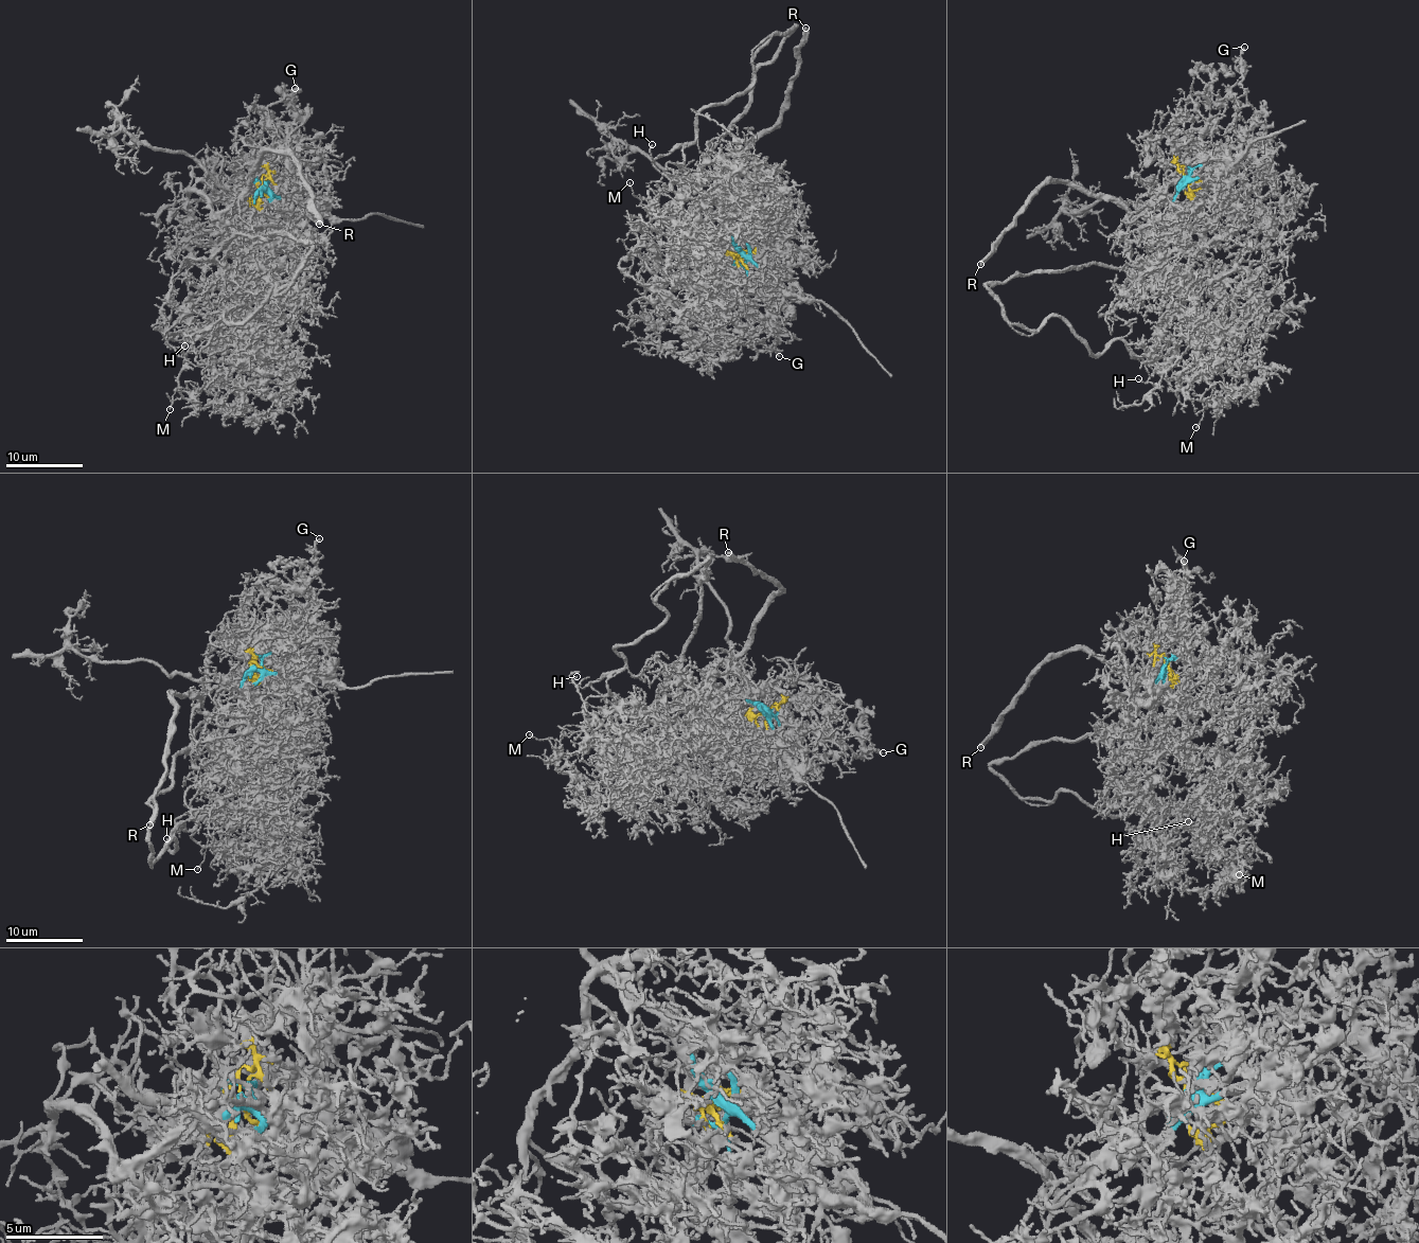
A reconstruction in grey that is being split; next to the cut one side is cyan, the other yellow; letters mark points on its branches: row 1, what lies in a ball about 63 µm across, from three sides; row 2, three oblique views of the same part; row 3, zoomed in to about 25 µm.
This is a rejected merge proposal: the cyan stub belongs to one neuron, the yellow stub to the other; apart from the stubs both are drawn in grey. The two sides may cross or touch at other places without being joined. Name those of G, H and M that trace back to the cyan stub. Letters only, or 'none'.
none

